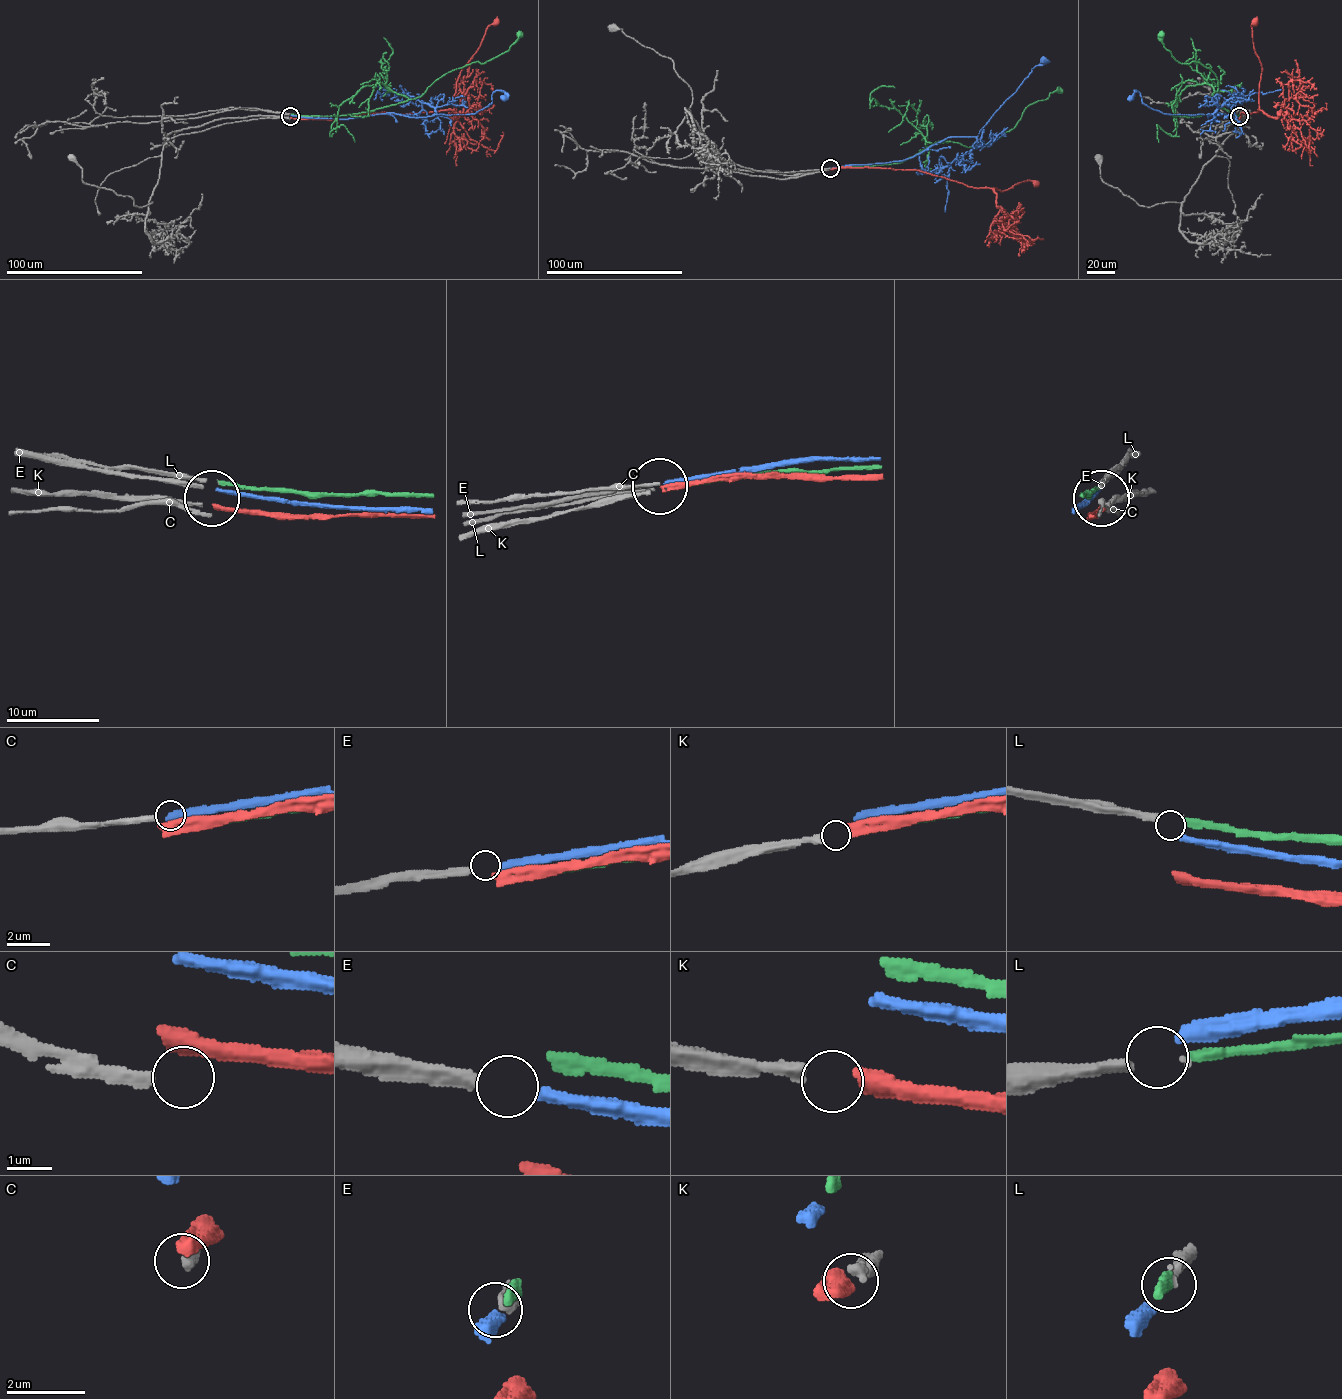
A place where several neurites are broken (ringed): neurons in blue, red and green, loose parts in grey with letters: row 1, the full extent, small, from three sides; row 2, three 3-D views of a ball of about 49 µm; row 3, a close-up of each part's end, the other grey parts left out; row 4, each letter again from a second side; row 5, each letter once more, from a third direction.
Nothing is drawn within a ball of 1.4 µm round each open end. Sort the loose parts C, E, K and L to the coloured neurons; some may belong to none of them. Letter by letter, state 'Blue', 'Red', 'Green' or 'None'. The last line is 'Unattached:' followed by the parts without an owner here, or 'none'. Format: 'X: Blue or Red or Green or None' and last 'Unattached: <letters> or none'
C: None
E: Blue
K: Red
L: Green
Unattached: C

